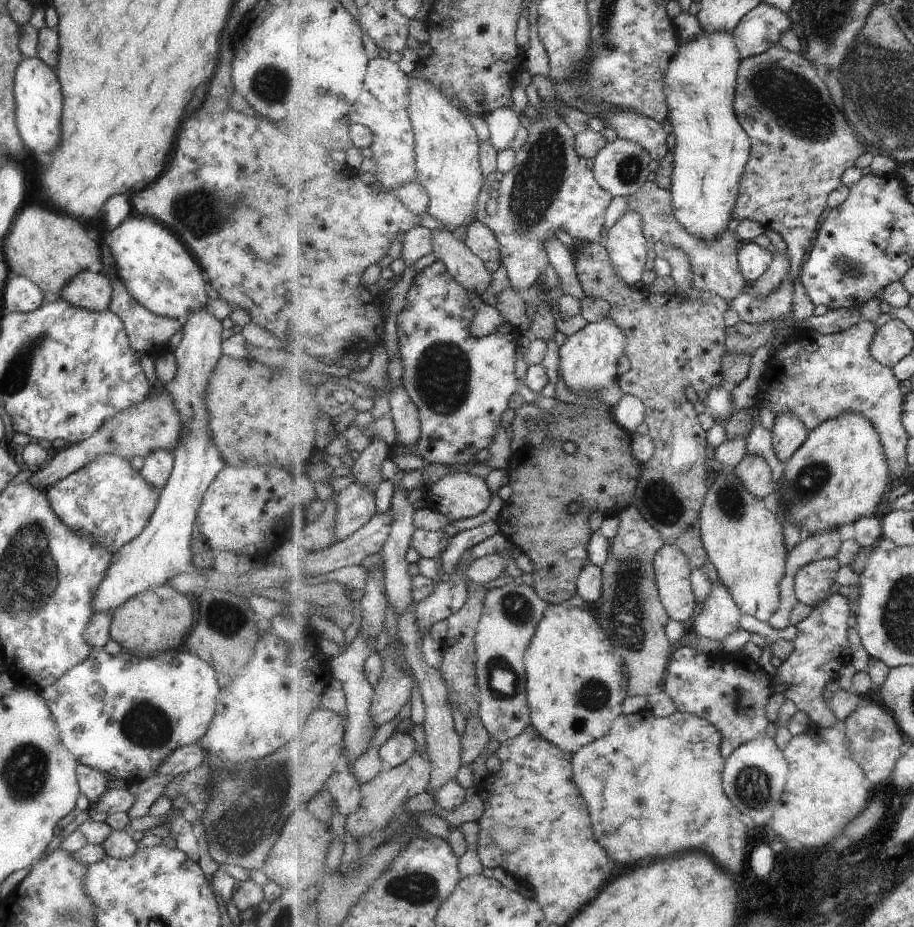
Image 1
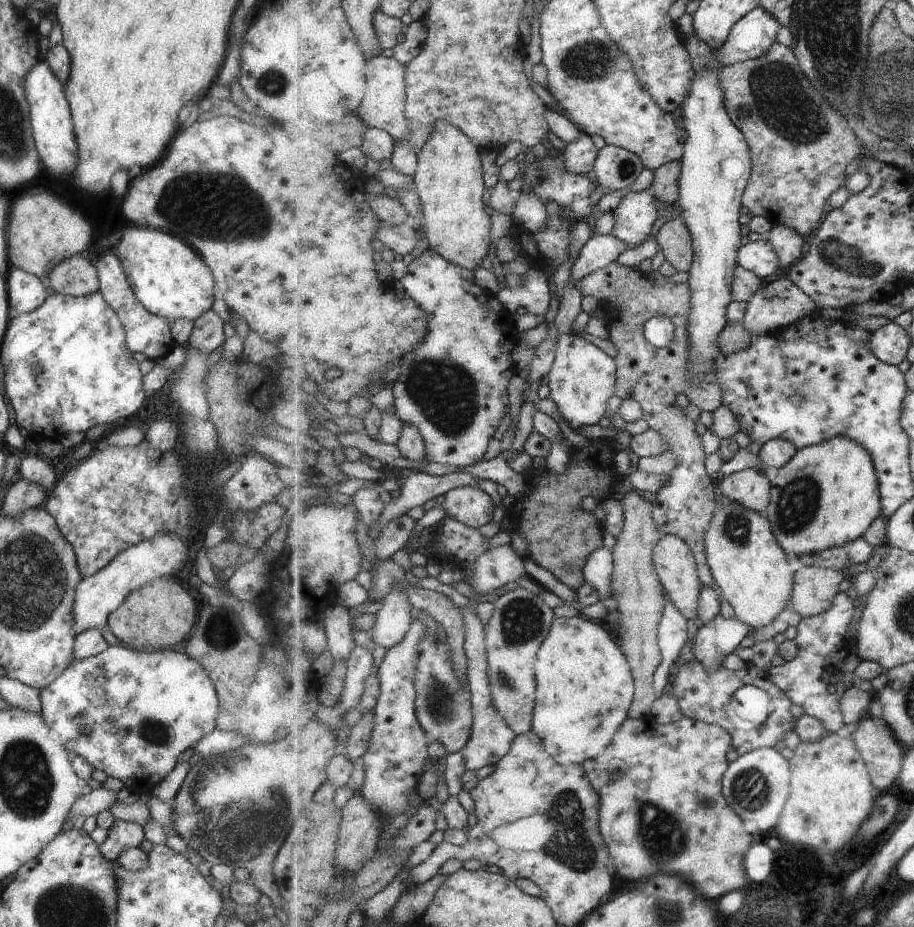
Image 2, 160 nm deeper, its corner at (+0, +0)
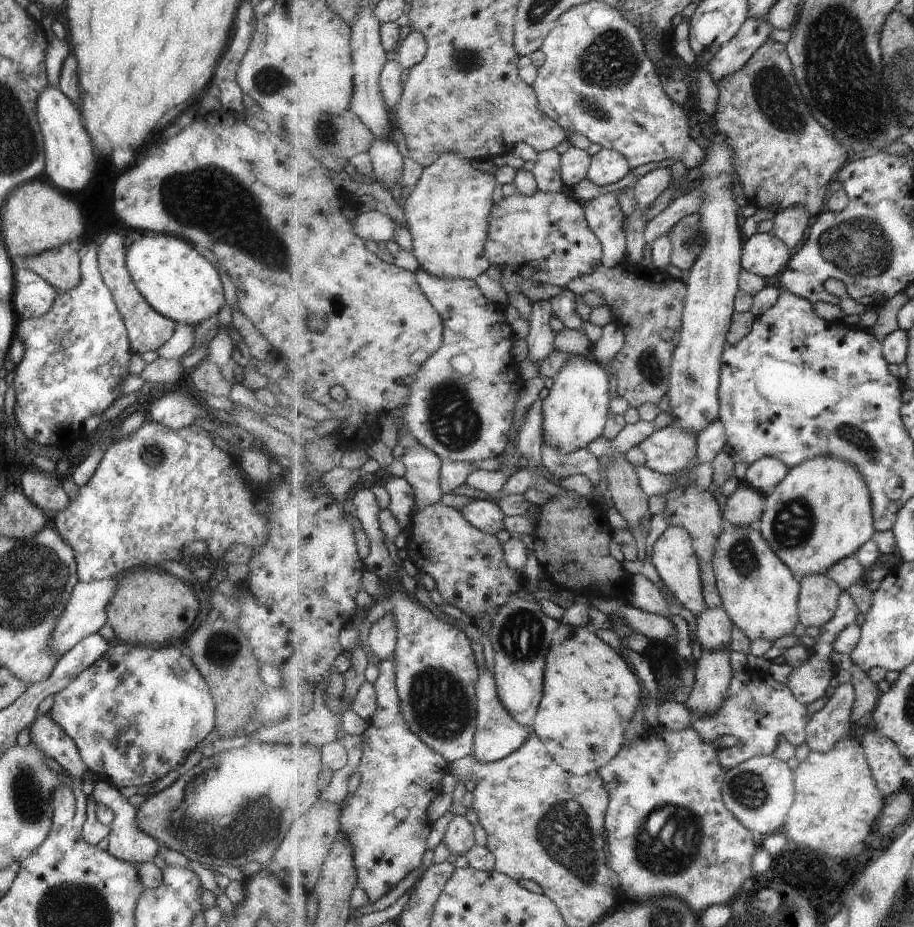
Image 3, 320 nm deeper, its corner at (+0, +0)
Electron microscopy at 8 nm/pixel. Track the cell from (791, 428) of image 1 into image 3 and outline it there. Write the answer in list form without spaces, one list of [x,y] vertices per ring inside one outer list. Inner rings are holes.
[[[763,457],[749,466],[744,481],[764,495],[771,494],[789,474],[790,468],[778,458]]]

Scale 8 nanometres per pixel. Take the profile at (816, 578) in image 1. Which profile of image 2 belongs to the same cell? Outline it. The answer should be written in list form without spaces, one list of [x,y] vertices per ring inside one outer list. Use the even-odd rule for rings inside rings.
[[[796,567],[793,608],[802,618],[827,612],[847,577],[848,573],[835,568]]]

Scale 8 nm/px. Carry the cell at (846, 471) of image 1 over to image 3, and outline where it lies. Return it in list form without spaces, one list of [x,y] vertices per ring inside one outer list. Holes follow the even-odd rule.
[[[815,457],[810,461],[805,461],[802,466],[799,465],[791,469],[786,479],[779,483],[771,494],[767,495],[765,510],[760,518],[760,531],[775,551],[775,554],[779,555],[779,558],[794,572],[799,580],[809,575],[828,575],[837,564],[846,558],[853,557],[863,545],[866,545],[874,537],[876,528],[874,525],[874,506],[872,505],[871,493],[862,474],[856,468],[856,465],[847,463],[843,459]]]

